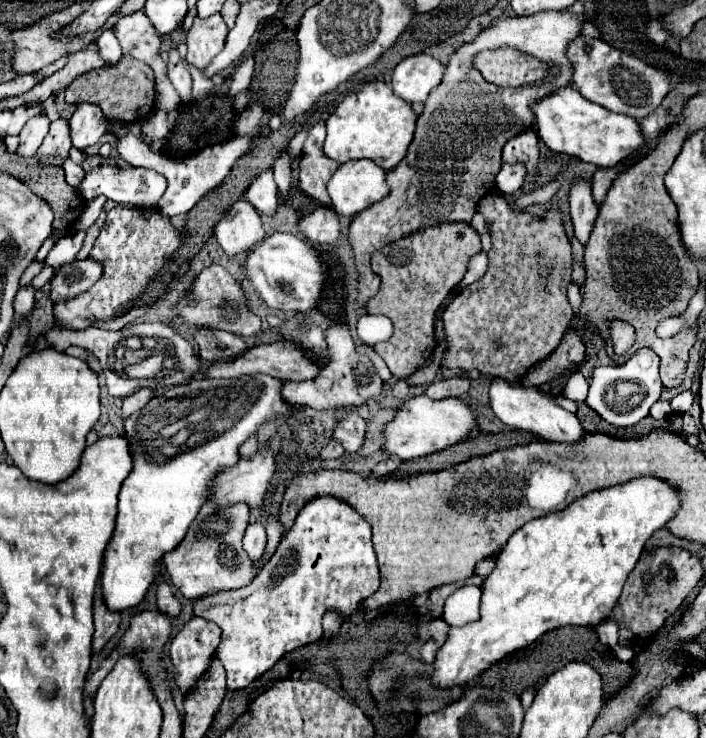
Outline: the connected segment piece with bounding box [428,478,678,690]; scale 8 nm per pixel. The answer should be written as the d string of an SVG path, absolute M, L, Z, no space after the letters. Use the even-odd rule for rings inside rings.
M638 478L622 486L590 492L560 512L530 520L512 534L508 544L496 556L494 570L482 582L480 620L462 628L450 628L448 638L438 648L430 682L434 688L454 688L480 678L492 664L528 648L542 634L560 626L598 626L614 610L628 574L634 570L644 542L678 510L678 492L664 480Z

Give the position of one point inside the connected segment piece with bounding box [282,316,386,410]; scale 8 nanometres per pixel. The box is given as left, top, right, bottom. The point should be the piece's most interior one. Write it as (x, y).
(349, 380)

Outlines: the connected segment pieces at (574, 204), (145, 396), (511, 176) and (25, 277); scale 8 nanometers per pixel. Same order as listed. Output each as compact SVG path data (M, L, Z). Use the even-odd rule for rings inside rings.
M580 182L572 186L570 214L572 214L572 224L574 224L574 236L578 238L582 246L586 246L590 232L594 228L596 216L598 216L598 206L594 204L592 188L588 182Z
M138 390L134 394L130 394L128 398L124 398L124 404L122 404L122 420L126 420L128 416L136 414L138 410L144 408L144 404L154 396L154 390Z
M502 164L502 170L496 176L496 186L500 194L514 194L524 184L524 168L522 164Z
M44 260L33 261L21 276L19 287L22 288L27 286L32 281L32 279L42 271L43 268Z

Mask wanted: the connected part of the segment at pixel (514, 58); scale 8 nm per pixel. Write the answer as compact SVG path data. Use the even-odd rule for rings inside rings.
M506 46L478 52L478 56L474 56L474 68L486 82L502 88L534 84L538 80L544 80L550 72L550 66L546 62Z

